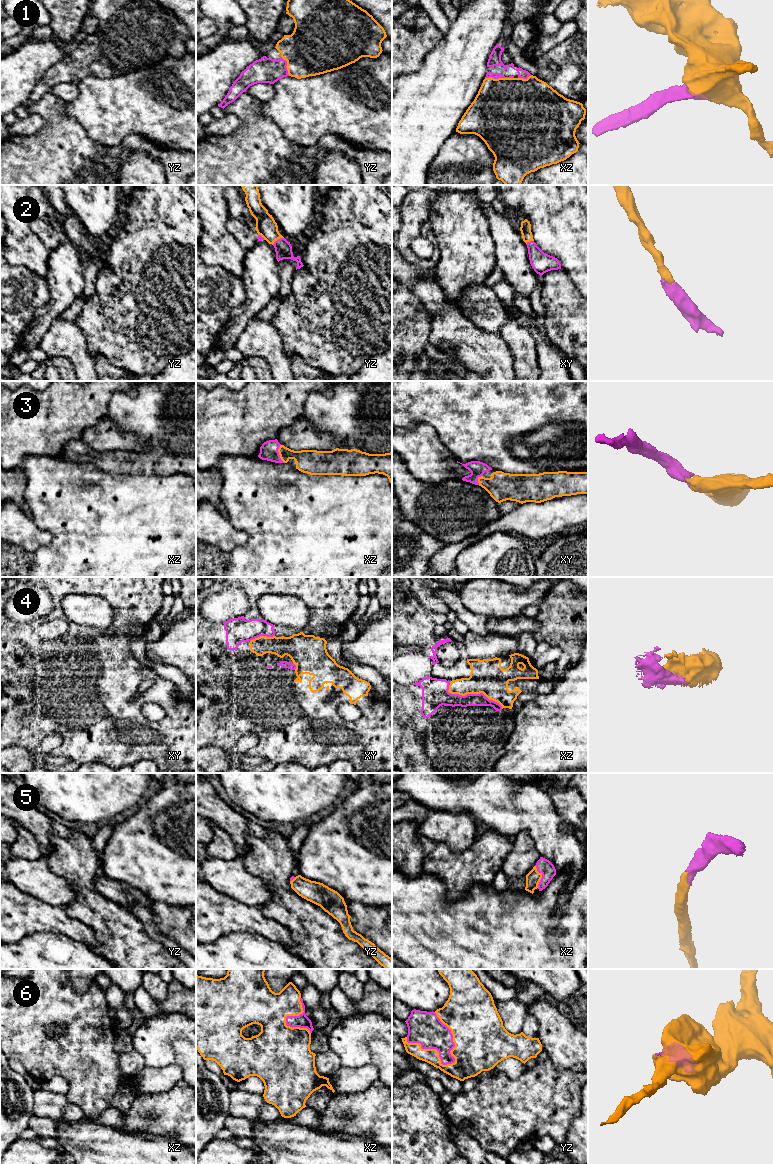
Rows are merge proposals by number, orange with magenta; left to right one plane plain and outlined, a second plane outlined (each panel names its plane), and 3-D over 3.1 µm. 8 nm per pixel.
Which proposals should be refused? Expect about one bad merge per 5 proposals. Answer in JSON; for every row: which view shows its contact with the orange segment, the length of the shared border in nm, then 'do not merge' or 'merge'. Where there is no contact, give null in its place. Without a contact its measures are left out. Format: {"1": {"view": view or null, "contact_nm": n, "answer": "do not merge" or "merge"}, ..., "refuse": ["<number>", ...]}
{"1": {"view": "xz", "contact_nm": 240, "answer": "merge"}, "2": {"view": "yz", "contact_nm": 110, "answer": "merge"}, "3": {"view": "xz", "contact_nm": 160, "answer": "merge"}, "4": {"view": "xz", "contact_nm": 480, "answer": "merge"}, "5": {"view": "xz", "contact_nm": 190, "answer": "merge"}, "6": {"view": "yz", "contact_nm": 440, "answer": "merge"}, "refuse": []}

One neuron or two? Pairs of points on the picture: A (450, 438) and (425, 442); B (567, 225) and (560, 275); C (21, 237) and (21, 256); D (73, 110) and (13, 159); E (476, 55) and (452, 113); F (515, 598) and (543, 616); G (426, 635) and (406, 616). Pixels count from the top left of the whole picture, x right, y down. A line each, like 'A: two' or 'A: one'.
A: two
B: two
C: one
D: two
E: one
F: two
G: one

